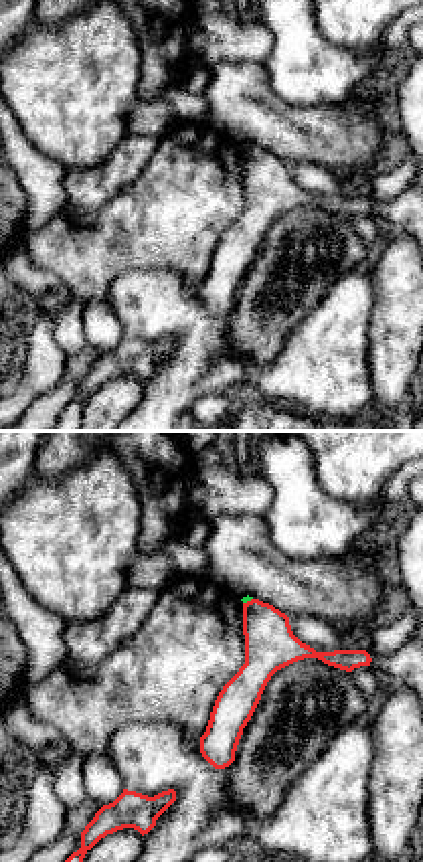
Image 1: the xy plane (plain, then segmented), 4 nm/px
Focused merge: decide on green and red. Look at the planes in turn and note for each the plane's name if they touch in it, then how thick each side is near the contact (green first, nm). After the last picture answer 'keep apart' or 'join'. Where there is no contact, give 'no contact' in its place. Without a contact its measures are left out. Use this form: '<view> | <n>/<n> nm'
xy | 20/200 nm

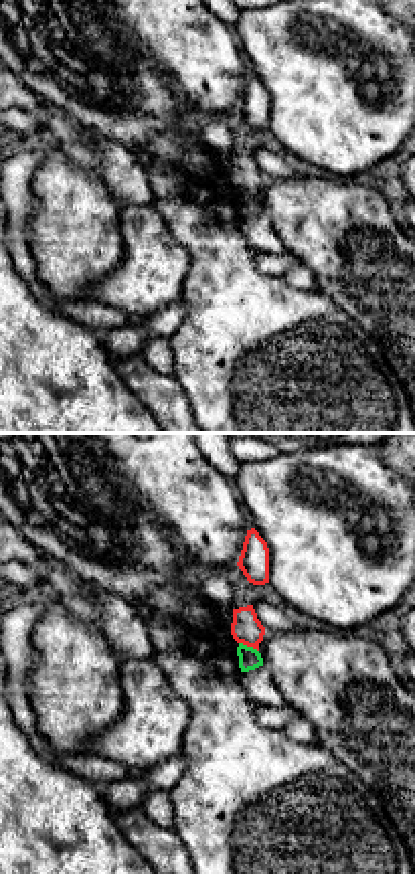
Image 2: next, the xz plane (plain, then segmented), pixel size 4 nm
xz | 90/120 nm

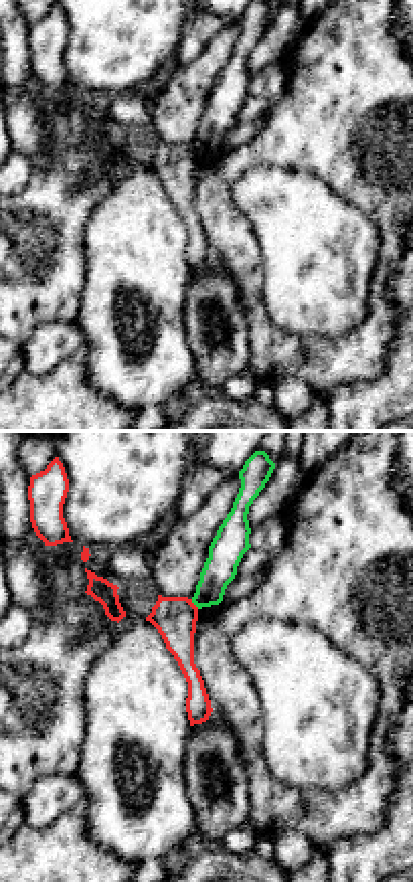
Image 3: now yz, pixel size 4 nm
yz | 140/170 nm

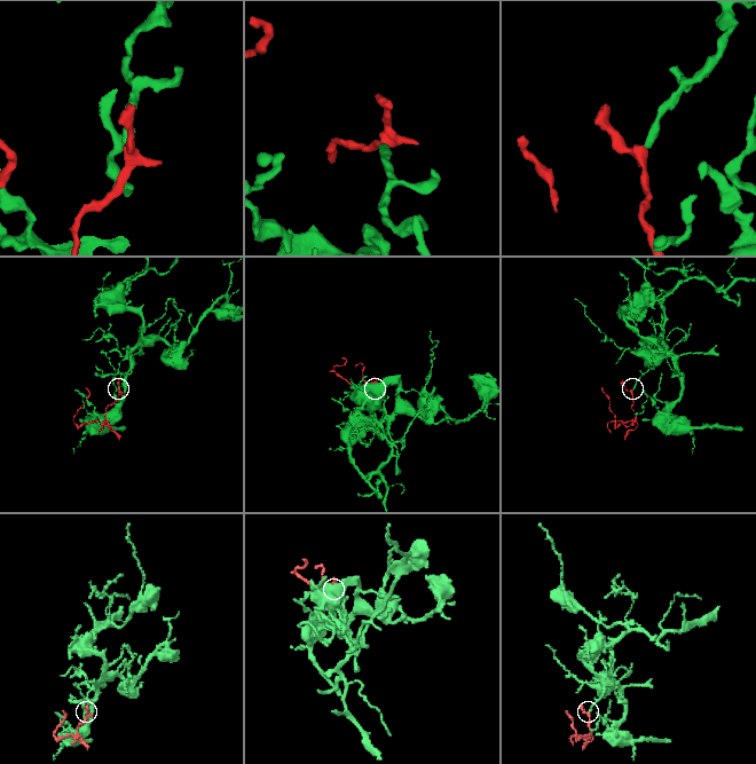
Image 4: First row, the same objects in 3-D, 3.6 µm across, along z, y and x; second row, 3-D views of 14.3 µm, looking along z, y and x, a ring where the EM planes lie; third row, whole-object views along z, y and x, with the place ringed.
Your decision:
keep apart

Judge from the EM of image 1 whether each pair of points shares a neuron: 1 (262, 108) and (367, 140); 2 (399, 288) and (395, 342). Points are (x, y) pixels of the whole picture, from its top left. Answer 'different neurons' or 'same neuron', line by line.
1: same neuron
2: same neuron

